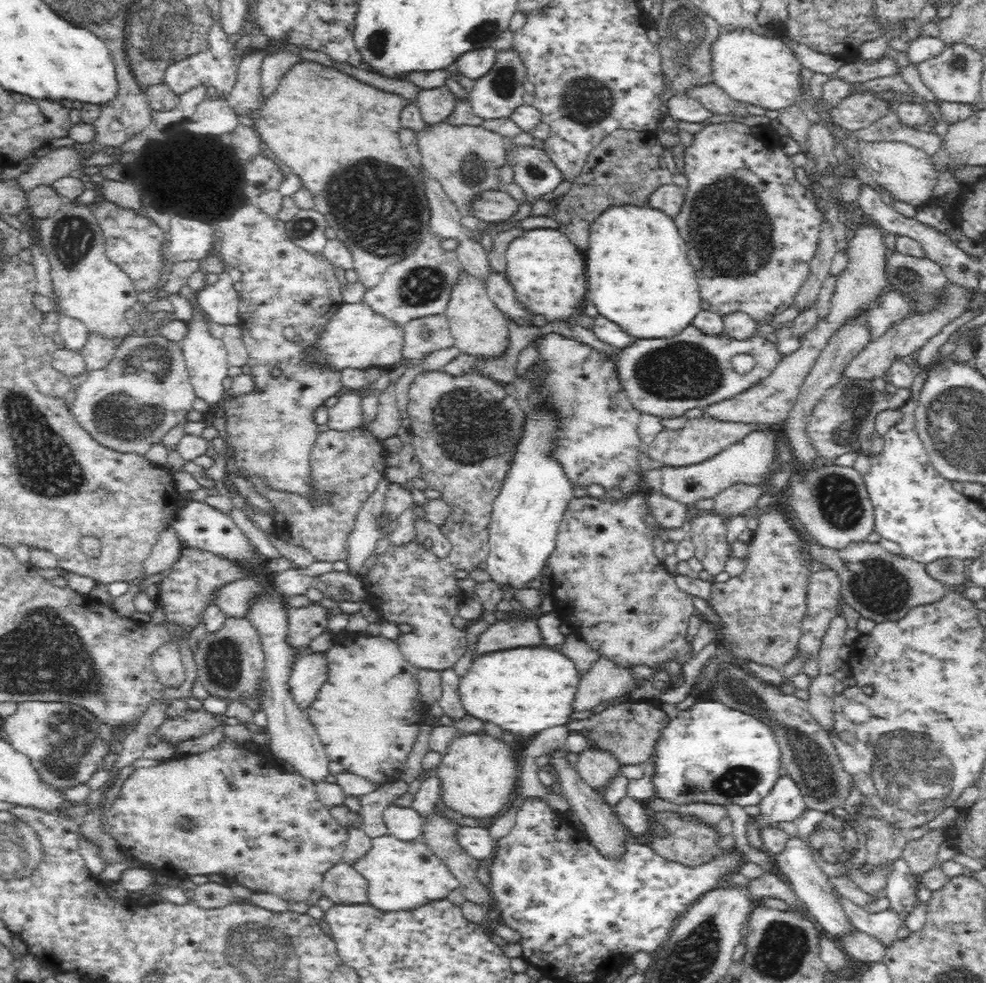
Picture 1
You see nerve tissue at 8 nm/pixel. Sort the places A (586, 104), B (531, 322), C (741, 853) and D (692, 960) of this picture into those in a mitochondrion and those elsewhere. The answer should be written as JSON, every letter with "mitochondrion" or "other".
{"A":"mitochondrion","B":"other","C":"other","D":"mitochondrion"}

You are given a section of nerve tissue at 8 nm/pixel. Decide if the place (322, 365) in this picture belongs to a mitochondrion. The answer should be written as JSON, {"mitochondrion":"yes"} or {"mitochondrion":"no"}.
{"mitochondrion":"no"}

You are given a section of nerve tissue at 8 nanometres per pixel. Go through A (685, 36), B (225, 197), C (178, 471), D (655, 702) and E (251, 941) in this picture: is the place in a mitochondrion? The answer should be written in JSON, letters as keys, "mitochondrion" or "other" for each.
{"A":"mitochondrion","B":"other","C":"other","D":"other","E":"mitochondrion"}

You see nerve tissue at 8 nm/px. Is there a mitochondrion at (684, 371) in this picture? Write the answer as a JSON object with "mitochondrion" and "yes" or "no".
{"mitochondrion":"yes"}

